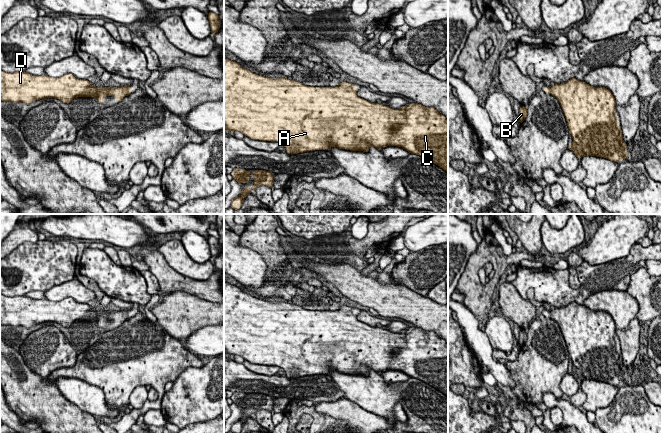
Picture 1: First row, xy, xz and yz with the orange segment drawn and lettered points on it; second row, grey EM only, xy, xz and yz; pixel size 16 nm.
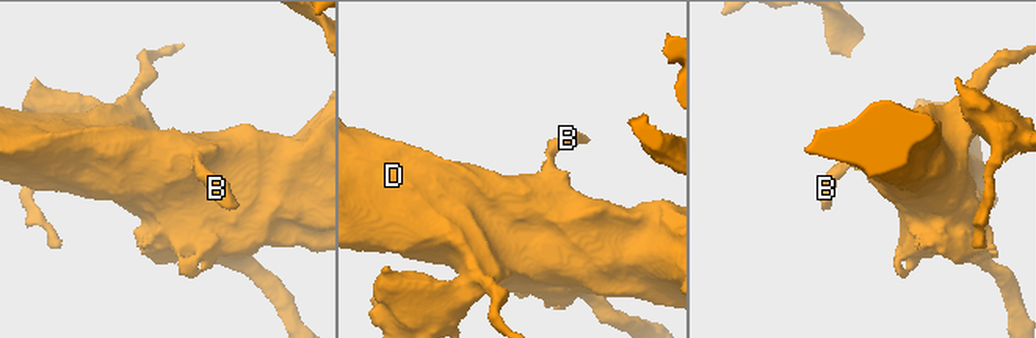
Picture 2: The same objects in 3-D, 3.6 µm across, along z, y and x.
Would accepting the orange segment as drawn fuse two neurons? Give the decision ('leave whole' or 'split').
leave whole

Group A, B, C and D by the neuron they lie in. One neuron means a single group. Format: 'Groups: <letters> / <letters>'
Groups: A B C D

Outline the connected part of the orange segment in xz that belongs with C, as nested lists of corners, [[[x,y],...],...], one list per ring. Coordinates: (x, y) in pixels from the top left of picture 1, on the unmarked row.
[[[224,281],[224,356],[226,354],[241,356],[253,364],[278,366],[285,371],[288,378],[330,375],[333,370],[363,376],[368,376],[370,370],[379,374],[387,370],[397,370],[424,381],[448,396],[448,344],[434,331],[409,327],[394,333],[360,322],[356,309],[352,307],[343,305],[335,311],[307,310],[296,304],[258,299]]]

